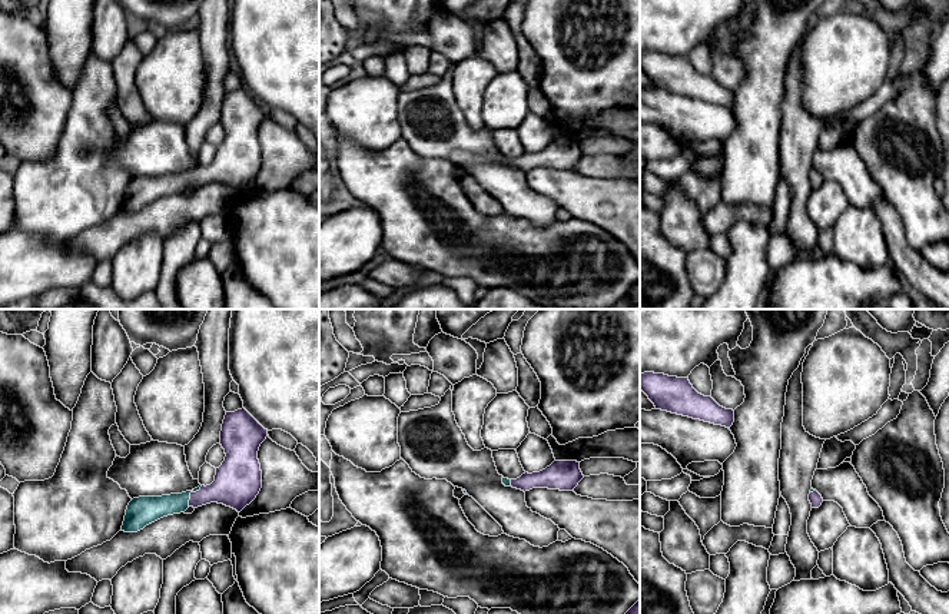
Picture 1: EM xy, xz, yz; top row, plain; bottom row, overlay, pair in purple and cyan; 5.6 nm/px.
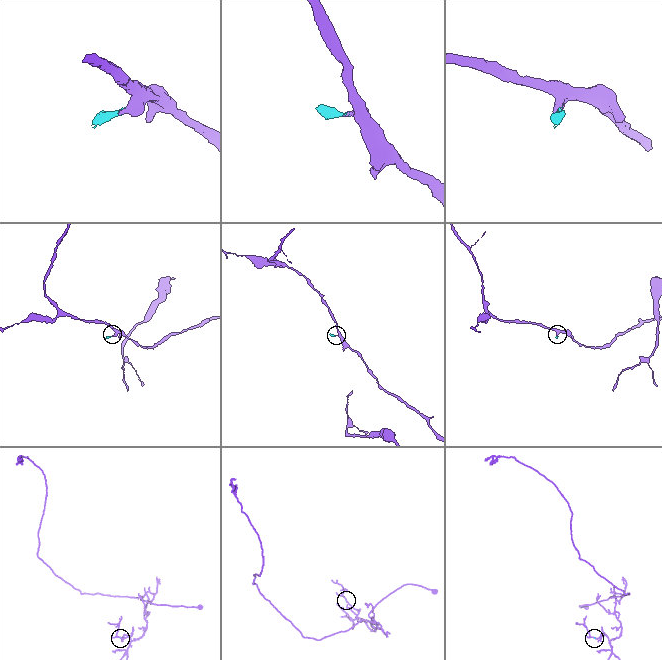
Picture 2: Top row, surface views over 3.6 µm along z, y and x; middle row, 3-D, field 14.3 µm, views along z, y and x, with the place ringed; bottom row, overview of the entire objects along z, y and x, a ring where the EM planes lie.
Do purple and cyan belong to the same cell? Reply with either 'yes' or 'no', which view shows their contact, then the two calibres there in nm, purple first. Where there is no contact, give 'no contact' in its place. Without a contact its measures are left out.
yes; meets purple in xy; 240 nm thick on the purple side, 140 nm on the other

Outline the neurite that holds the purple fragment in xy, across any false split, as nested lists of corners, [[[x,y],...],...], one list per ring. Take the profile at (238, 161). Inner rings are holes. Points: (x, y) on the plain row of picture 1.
[[[245,87],[226,92],[220,110],[220,125],[226,136],[216,147],[215,160],[182,173],[133,177],[127,185],[122,210],[137,212],[163,196],[210,182],[223,183],[240,192],[262,167],[258,130],[266,116],[268,109]]]

